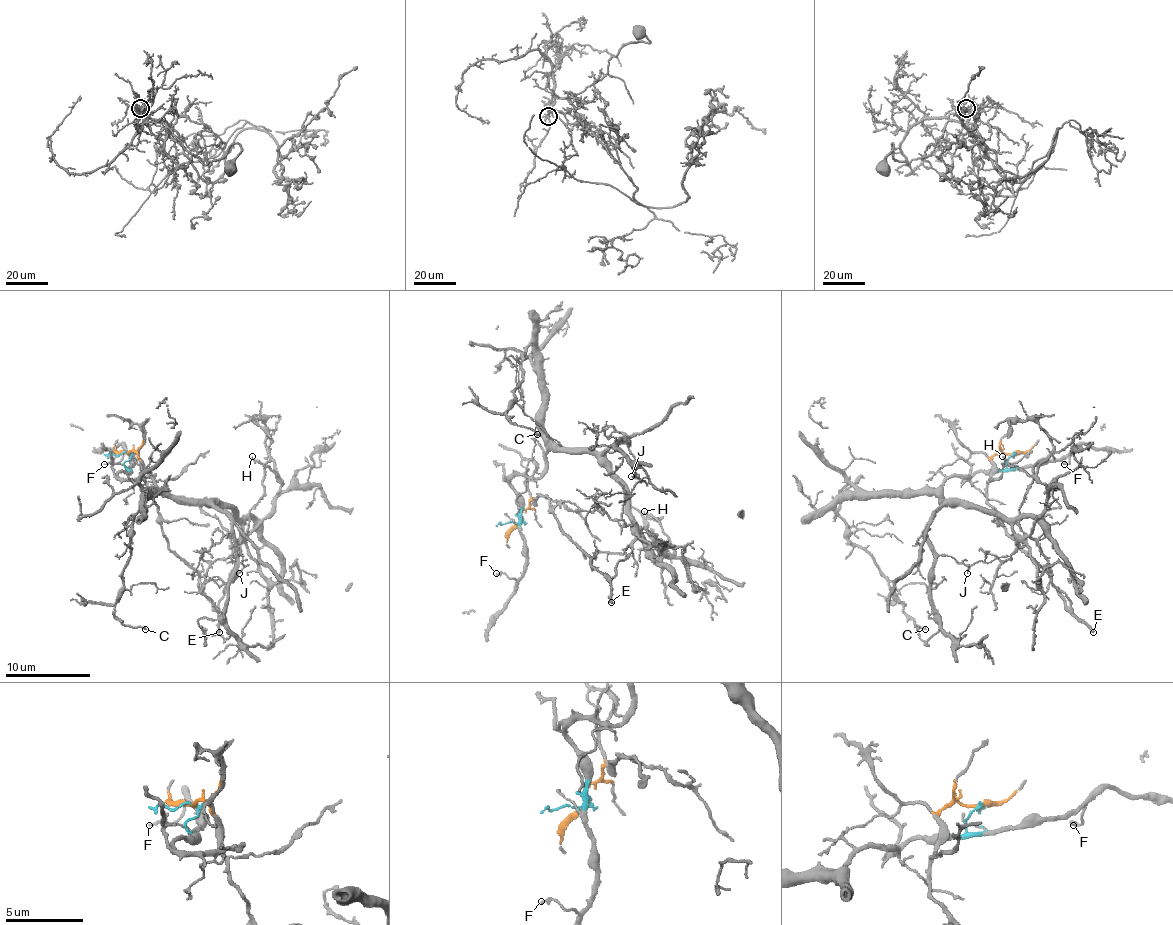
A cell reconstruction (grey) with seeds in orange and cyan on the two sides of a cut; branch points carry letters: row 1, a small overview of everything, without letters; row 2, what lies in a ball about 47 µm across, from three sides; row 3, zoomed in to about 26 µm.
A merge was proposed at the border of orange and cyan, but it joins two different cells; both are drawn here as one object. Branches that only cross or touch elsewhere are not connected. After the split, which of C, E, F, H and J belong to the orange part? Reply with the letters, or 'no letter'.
E

